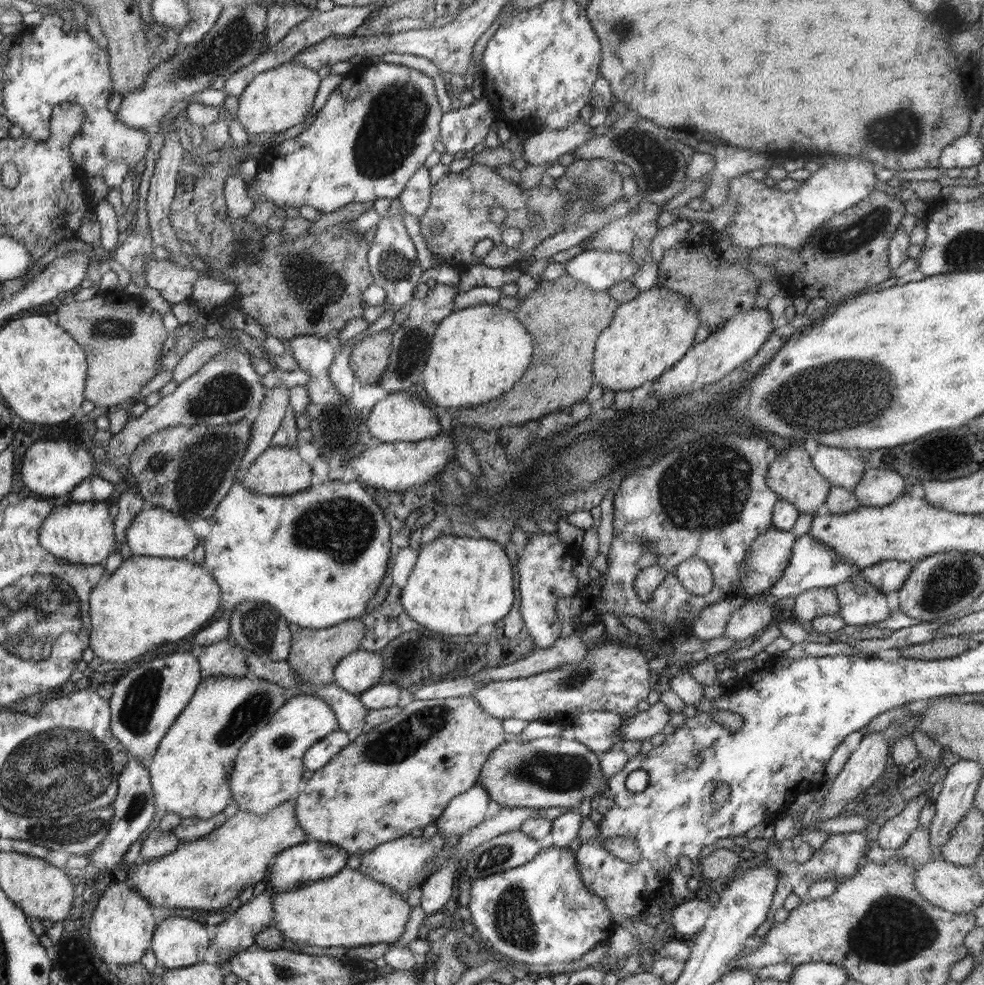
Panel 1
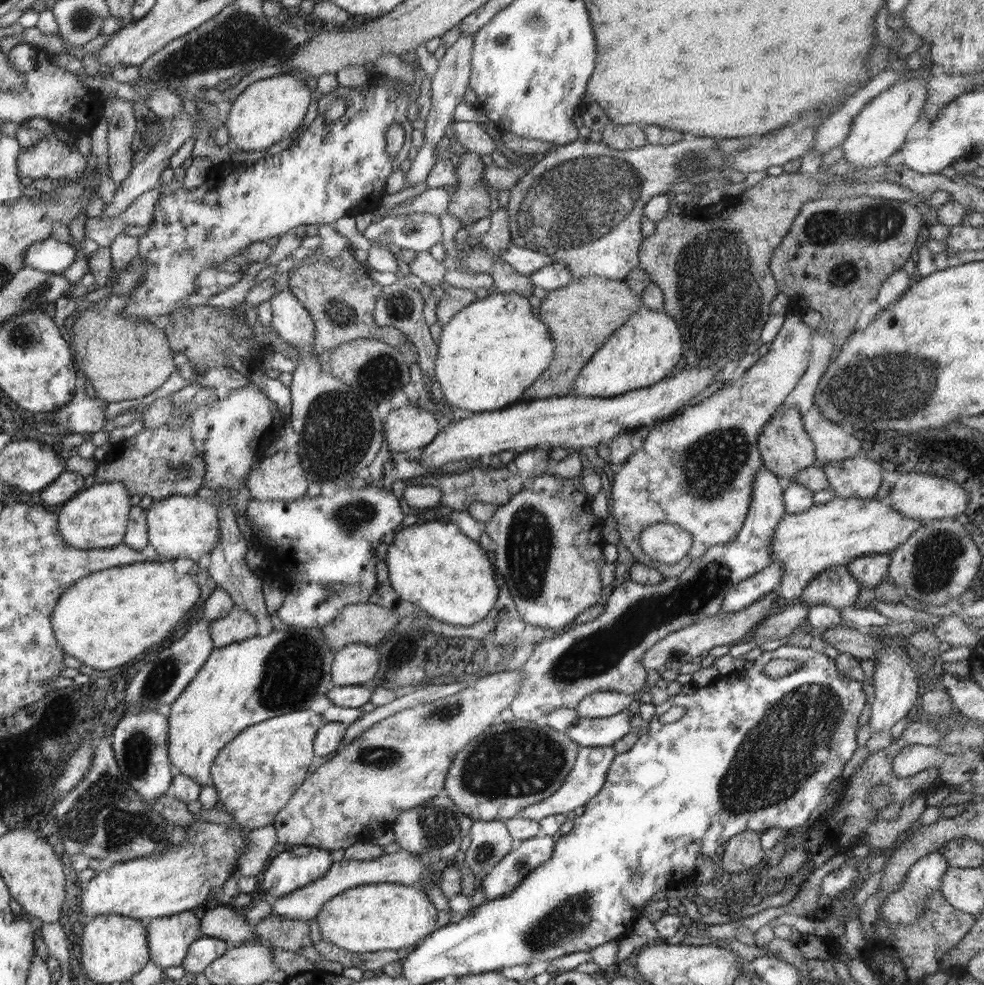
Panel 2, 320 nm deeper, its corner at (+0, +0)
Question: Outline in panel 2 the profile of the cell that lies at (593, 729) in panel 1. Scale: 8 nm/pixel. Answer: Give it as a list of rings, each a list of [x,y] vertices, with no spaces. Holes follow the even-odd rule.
[[[602,690],[588,694],[588,697],[580,701],[575,709],[579,718],[606,718],[626,710],[637,697]]]

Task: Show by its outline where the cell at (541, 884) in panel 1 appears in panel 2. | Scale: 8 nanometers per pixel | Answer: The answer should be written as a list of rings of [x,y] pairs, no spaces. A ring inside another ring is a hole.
[[[534,837],[515,847],[483,878],[486,902],[510,896],[533,868],[545,863],[553,853],[556,837]]]

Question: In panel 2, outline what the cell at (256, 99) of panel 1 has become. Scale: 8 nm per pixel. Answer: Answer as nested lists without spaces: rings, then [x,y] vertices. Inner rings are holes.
[[[290,74],[276,75],[253,82],[231,103],[225,120],[231,145],[234,150],[264,151],[272,144],[288,139],[302,124],[310,102],[312,102],[310,88],[297,78],[292,78]]]

